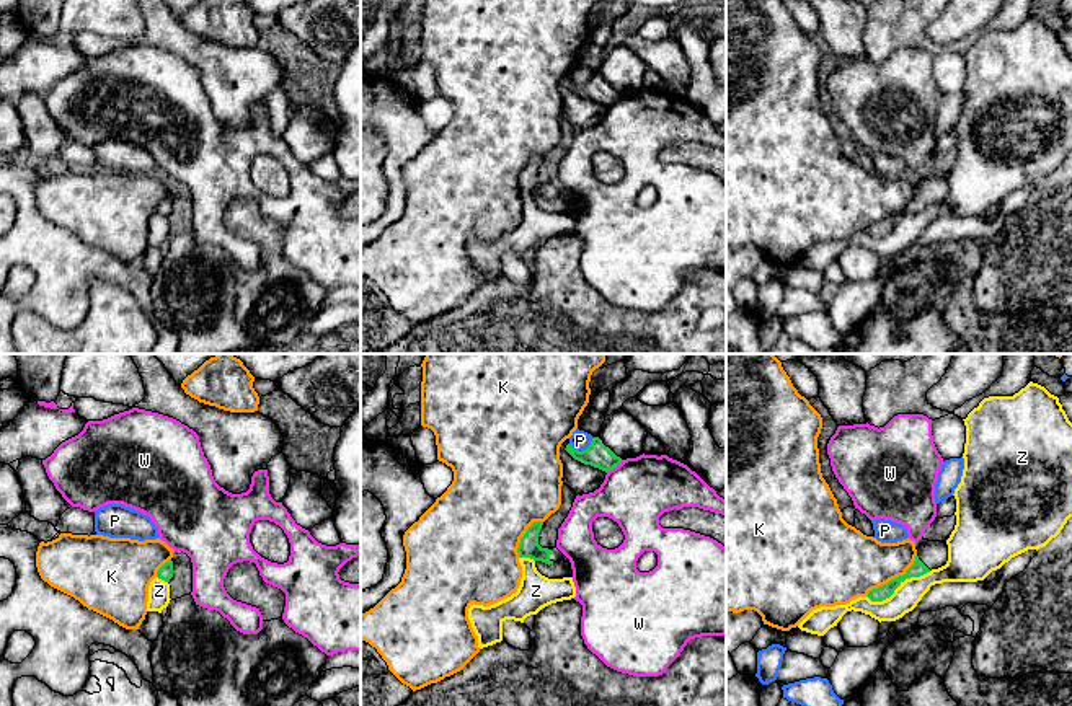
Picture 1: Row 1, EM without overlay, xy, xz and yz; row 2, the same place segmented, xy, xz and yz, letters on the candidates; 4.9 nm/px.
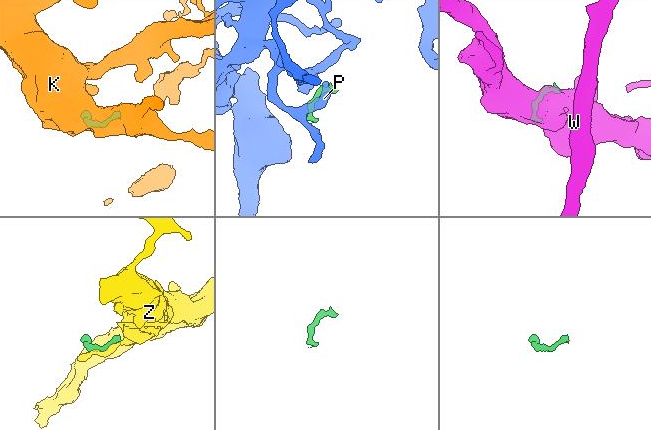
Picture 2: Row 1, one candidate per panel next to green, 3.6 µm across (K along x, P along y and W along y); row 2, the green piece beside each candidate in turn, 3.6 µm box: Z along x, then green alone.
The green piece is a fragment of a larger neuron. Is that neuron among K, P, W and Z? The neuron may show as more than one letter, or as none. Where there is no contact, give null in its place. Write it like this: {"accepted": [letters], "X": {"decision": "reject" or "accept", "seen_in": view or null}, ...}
{"accepted": [], "K": {"decision": "reject", "seen_in": "yz"}, "P": {"decision": "reject", "seen_in": "xz"}, "W": {"decision": "reject", "seen_in": "xz"}, "Z": {"decision": "reject", "seen_in": "yz"}}

